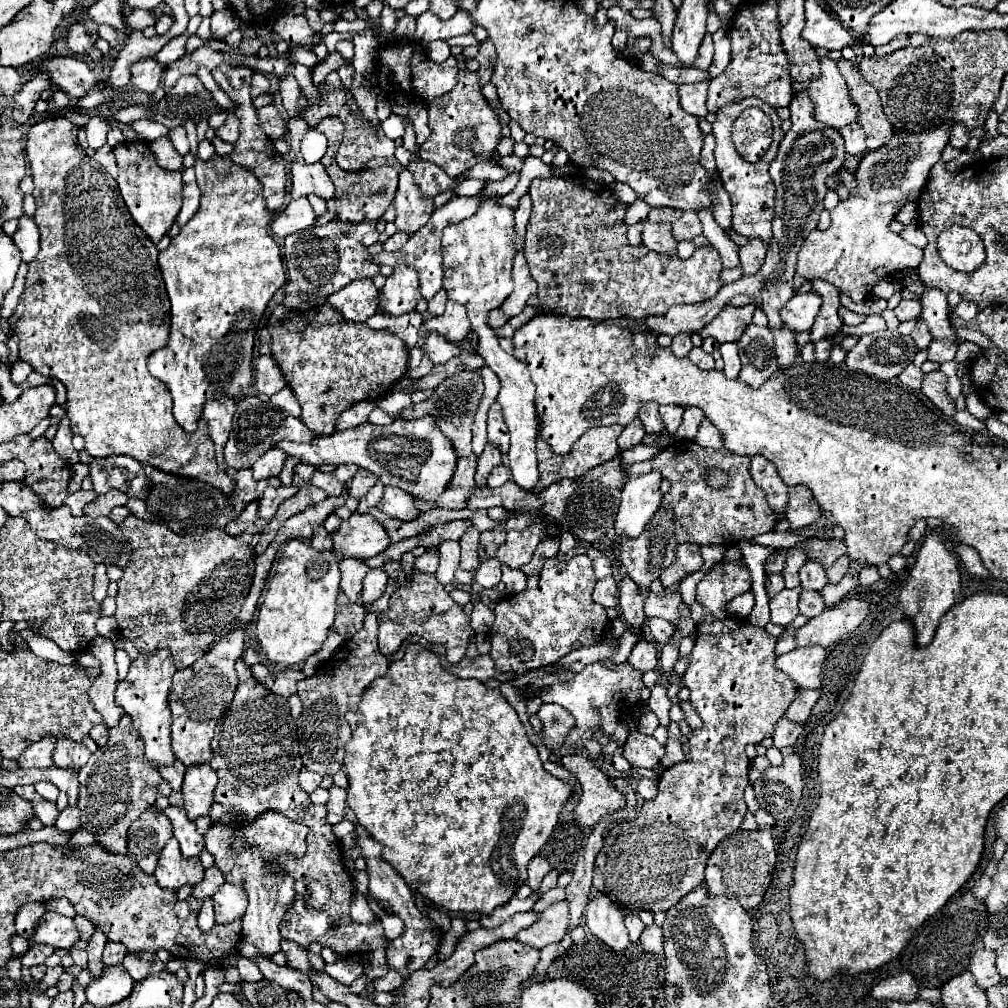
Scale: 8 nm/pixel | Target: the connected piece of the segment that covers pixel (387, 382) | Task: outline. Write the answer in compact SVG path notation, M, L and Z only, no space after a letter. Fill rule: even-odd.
M329 303L311 307L307 311L287 311L287 315L275 327L271 327L267 319L267 329L271 333L271 355L303 409L301 421L317 435L333 433L339 413L349 409L353 403L375 401L389 395L395 383L401 381L407 373L409 349L399 337L389 331L369 329L365 323L347 321L339 311L333 311Z

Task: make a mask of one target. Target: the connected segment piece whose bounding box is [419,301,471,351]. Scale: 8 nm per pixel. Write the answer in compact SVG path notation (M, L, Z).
M447 301L447 309L443 315L429 317L427 321L423 321L421 333L419 333L419 349L423 351L425 337L429 333L439 333L445 339L459 343L459 341L467 339L469 331L471 331L471 323L469 323L469 317L465 313L465 305L455 303L455 301Z

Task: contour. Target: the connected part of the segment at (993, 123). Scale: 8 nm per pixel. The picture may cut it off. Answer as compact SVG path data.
M991 107L991 109L987 111L987 119L985 119L985 129L987 129L985 139L991 139L991 137L997 135L997 123L999 123L999 115L997 115L997 111Z

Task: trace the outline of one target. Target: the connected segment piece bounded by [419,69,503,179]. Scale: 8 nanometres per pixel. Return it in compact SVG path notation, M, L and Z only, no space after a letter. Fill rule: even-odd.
M461 69L457 85L447 95L435 97L427 107L431 137L419 147L419 153L421 159L441 167L451 179L455 179L457 175L475 167L481 161L489 161L497 153L497 143L503 137L501 123L481 93L479 73Z

